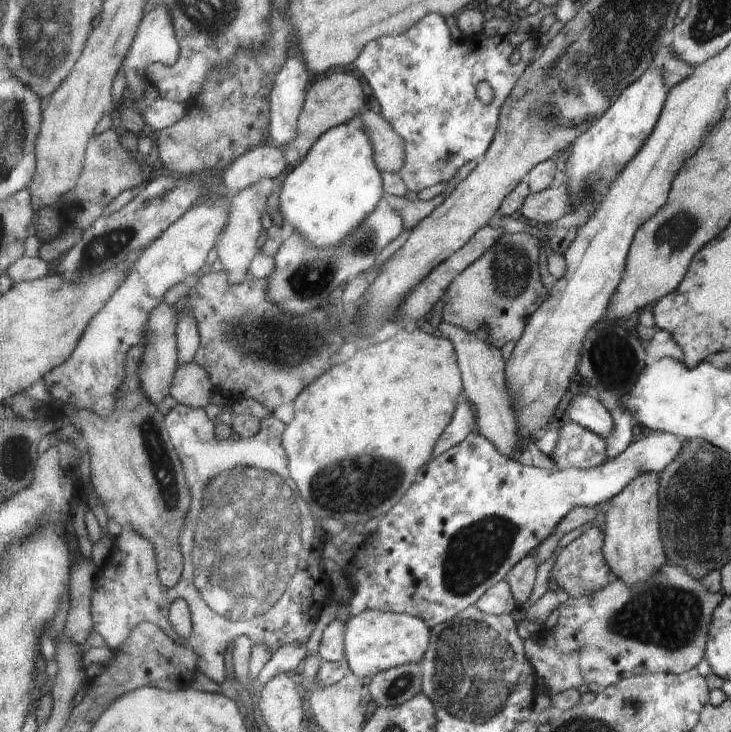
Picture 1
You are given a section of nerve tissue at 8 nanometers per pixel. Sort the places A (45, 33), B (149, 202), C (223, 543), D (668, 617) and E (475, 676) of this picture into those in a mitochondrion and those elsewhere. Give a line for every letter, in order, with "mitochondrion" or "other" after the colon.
A: mitochondrion
B: mitochondrion
C: mitochondrion
D: mitochondrion
E: mitochondrion

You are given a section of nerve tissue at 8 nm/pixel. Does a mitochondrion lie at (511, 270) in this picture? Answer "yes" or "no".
yes

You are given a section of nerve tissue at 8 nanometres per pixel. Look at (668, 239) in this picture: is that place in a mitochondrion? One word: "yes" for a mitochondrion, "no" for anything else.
yes

